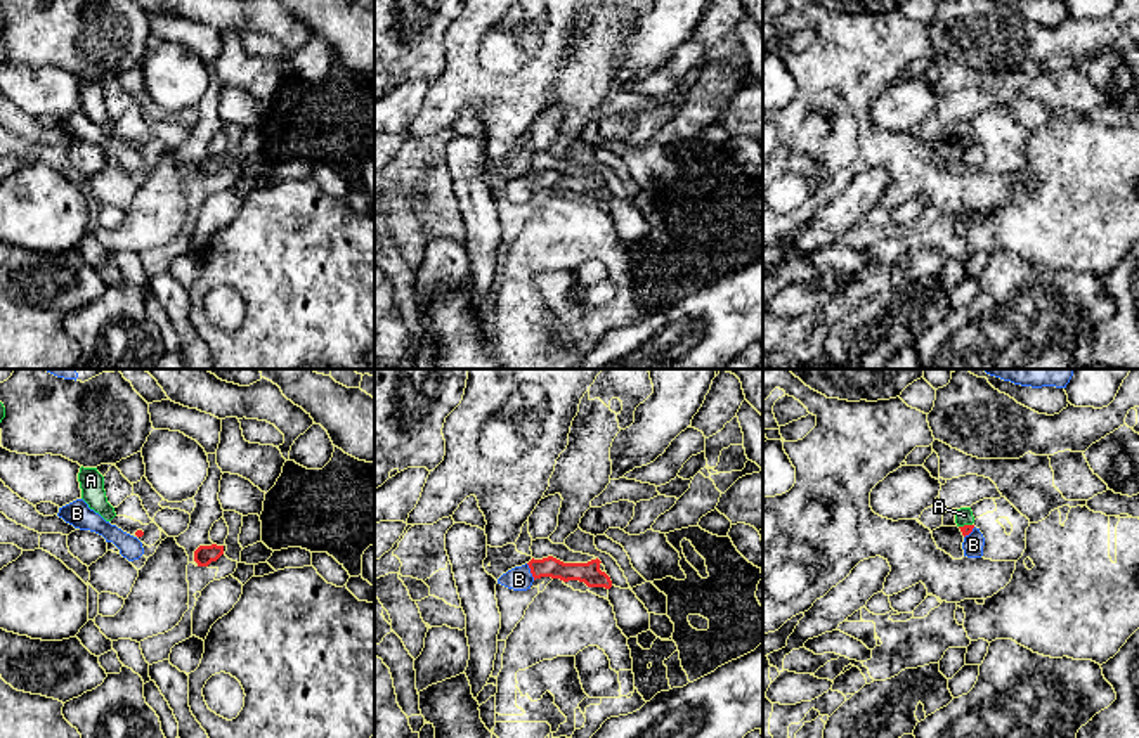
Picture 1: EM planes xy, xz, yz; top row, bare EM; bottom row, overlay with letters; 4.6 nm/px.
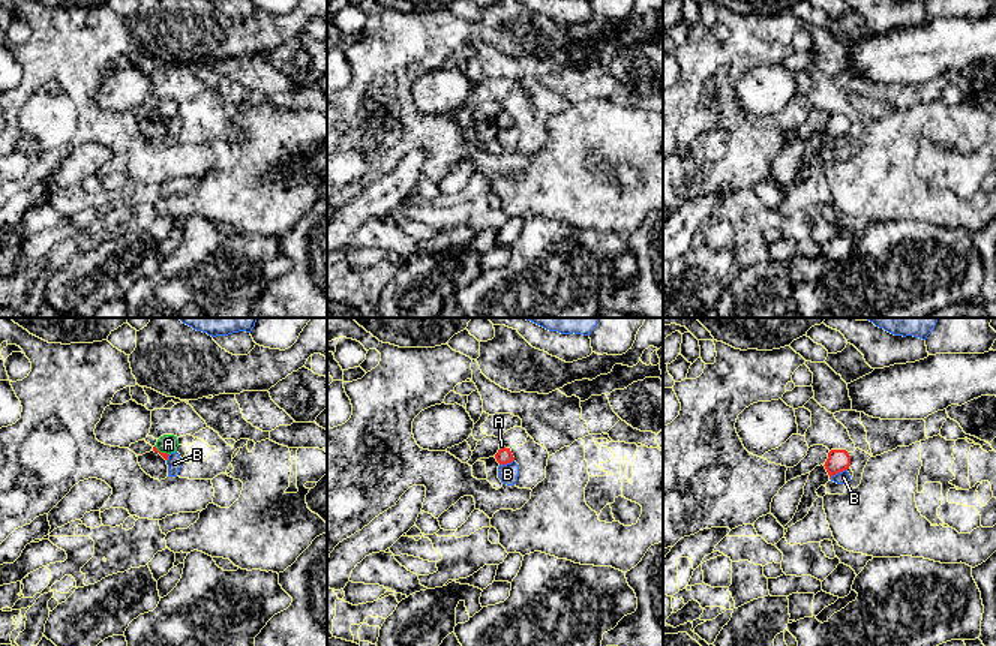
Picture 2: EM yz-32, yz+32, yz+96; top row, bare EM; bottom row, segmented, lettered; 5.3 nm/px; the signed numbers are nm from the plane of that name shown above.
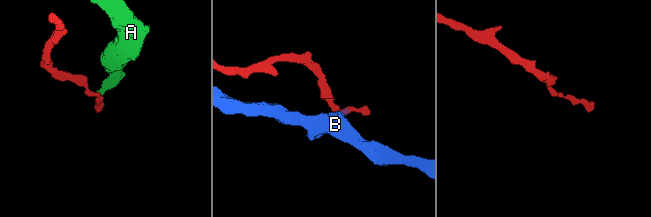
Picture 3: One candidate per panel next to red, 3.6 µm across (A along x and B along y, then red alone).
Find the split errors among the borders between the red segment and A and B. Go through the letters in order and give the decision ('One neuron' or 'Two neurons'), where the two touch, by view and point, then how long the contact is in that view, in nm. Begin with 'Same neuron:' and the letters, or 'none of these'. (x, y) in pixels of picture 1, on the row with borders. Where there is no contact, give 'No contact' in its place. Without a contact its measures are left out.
Same neuron: none of these
A: Two neurons. Touches red at yz (964, 525). Shared border 70 nm
B: Two neurons. Touches red at xz (531, 572). Shared border 90 nm

